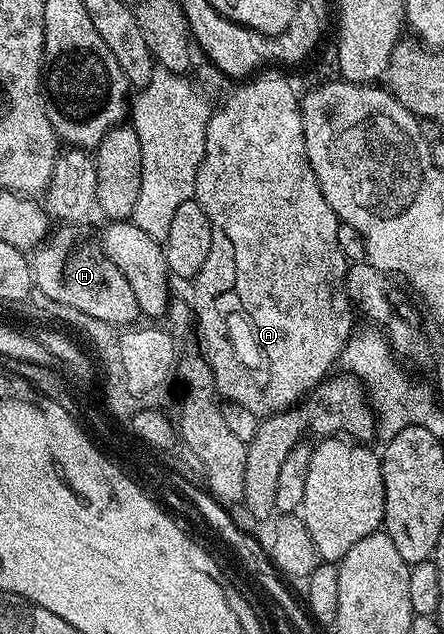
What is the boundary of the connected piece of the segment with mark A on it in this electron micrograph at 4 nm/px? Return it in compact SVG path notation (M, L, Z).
M262 72L249 80L243 81L239 90L234 90L226 98L222 107L215 109L207 126L206 157L199 166L195 180L193 201L204 208L208 220L212 224L212 248L208 252L208 260L204 260L204 268L197 289L197 305L192 315L198 321L198 338L202 341L200 353L214 370L214 383L219 395L227 402L235 402L248 412L259 416L281 414L298 405L307 397L319 382L331 373L330 365L337 363L346 347L346 341L355 329L355 307L345 290L345 276L348 263L344 252L340 252L338 239L339 221L336 212L324 200L324 192L320 192L320 184L312 172L312 164L306 155L304 144L304 124L302 123L302 107L299 95L294 95L290 82L282 74Z

